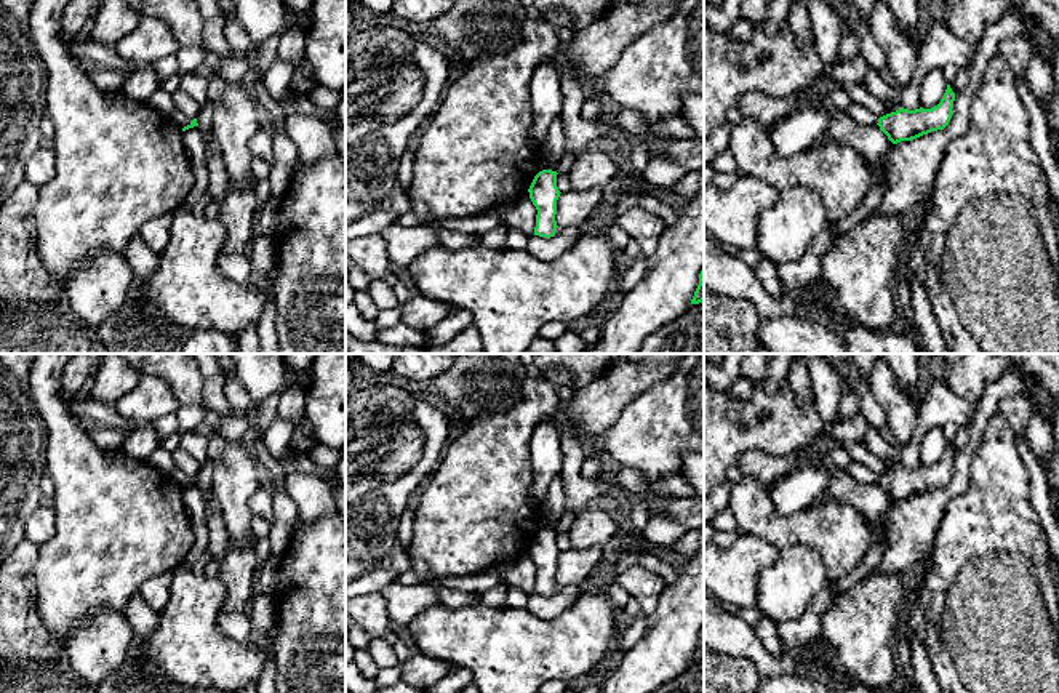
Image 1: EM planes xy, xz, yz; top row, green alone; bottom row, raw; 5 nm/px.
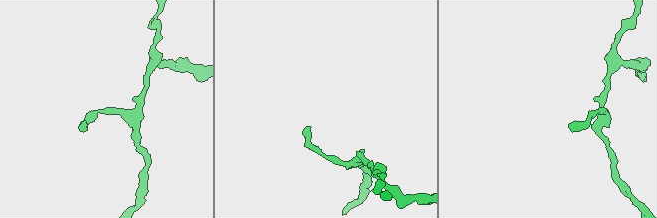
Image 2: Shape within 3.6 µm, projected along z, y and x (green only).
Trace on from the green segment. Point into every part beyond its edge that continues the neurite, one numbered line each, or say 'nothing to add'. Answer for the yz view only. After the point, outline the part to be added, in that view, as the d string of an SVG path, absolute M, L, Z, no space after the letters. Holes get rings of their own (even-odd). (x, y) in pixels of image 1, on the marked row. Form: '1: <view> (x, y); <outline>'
nothing to add

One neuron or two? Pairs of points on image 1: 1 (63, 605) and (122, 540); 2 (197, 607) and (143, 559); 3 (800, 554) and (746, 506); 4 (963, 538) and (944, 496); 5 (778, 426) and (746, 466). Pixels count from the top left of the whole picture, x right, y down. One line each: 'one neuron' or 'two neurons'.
1: one neuron
2: two neurons
3: two neurons
4: two neurons
5: two neurons

